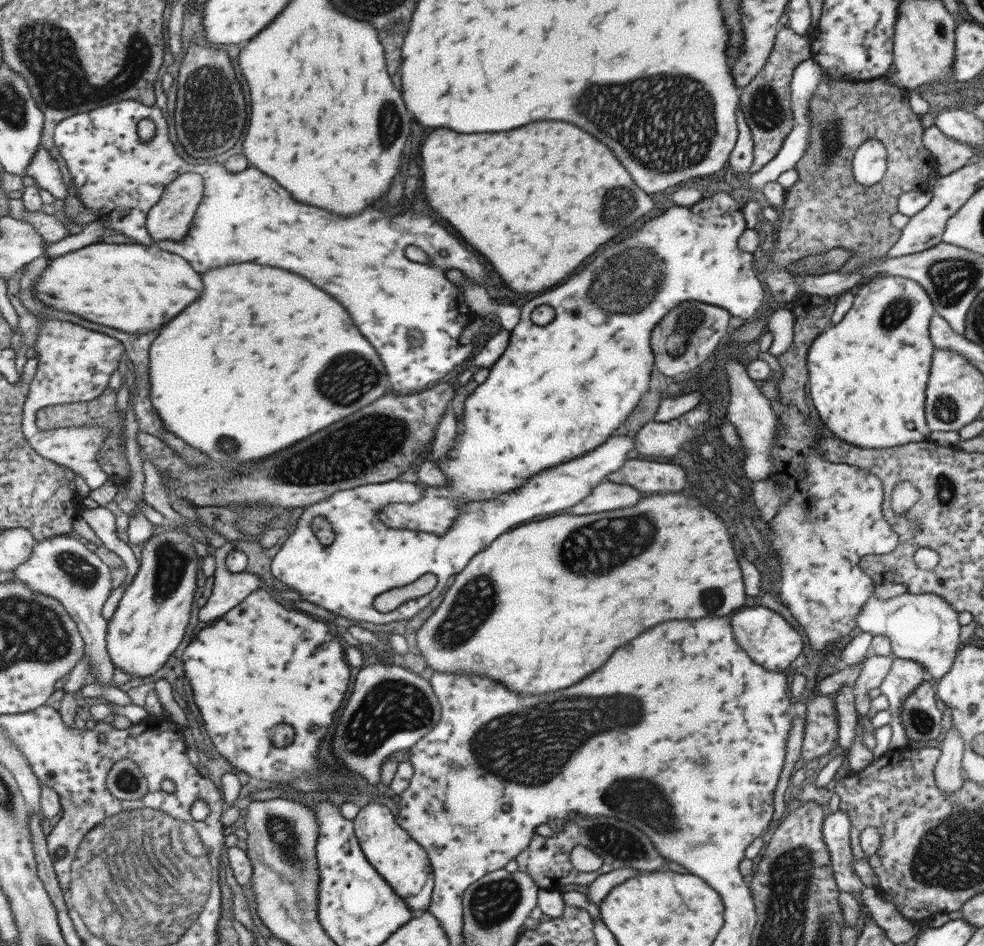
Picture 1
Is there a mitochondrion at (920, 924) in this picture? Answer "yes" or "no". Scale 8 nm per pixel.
no

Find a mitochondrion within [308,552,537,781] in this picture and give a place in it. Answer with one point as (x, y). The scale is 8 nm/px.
(392, 706)

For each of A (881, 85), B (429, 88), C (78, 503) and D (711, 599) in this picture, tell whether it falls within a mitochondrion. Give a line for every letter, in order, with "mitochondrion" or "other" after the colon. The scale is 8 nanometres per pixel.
A: other
B: other
C: other
D: mitochondrion

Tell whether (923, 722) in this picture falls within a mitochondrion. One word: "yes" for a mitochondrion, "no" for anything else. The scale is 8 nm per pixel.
yes

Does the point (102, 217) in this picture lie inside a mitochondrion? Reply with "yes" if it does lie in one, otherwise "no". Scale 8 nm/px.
no

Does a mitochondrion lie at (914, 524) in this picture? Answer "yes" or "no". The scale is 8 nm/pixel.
yes

